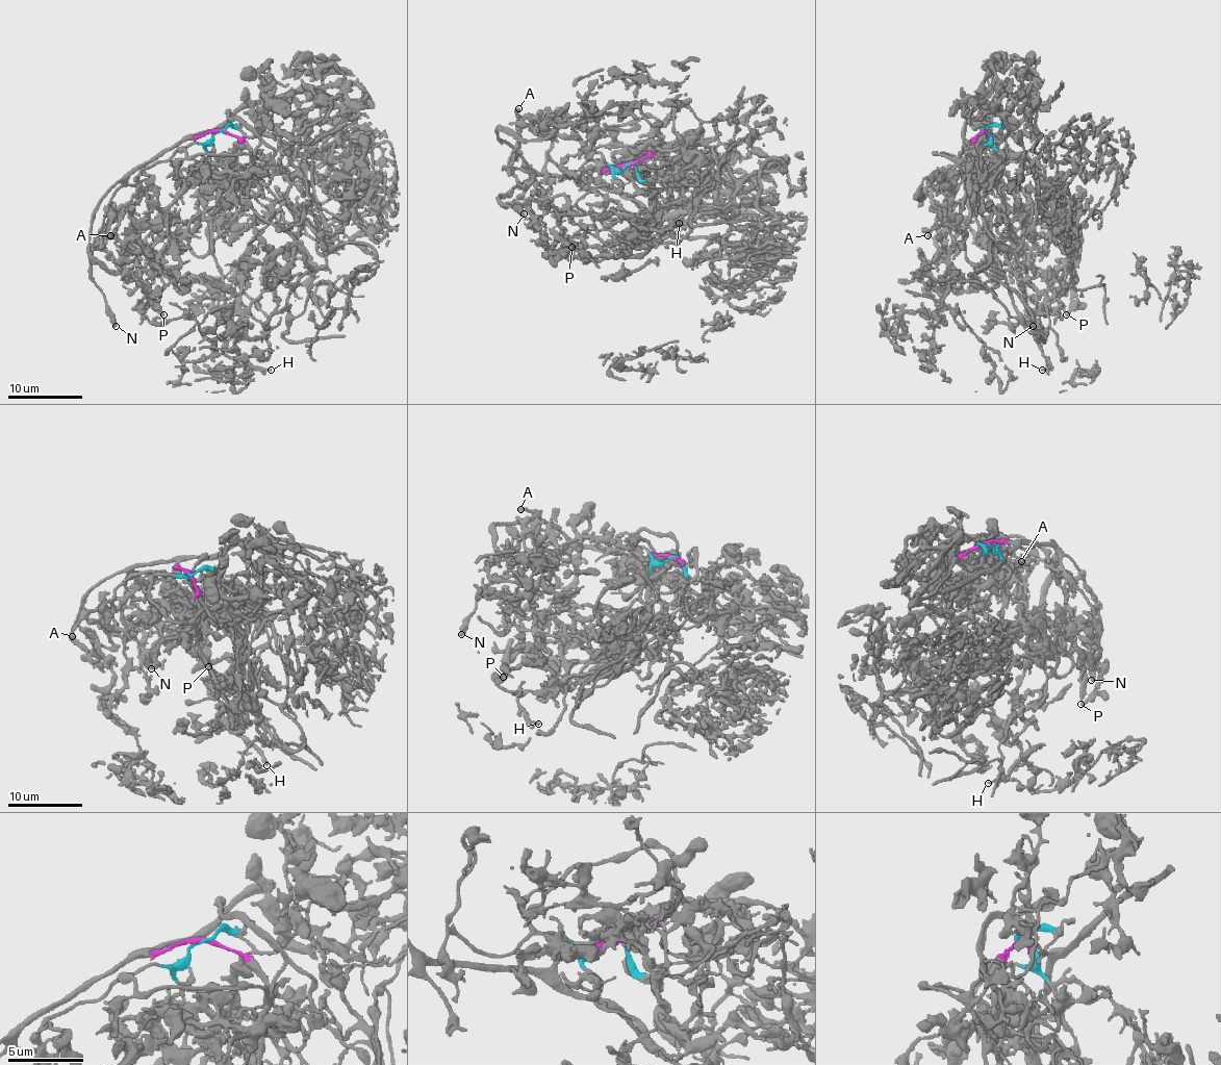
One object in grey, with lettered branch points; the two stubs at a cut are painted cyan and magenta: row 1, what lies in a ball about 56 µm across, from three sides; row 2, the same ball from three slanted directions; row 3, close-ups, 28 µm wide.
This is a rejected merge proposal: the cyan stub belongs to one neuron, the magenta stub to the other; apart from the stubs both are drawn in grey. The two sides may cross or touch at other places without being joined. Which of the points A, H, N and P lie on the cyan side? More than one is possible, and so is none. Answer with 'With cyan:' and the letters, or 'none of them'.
With cyan: A, H, P

